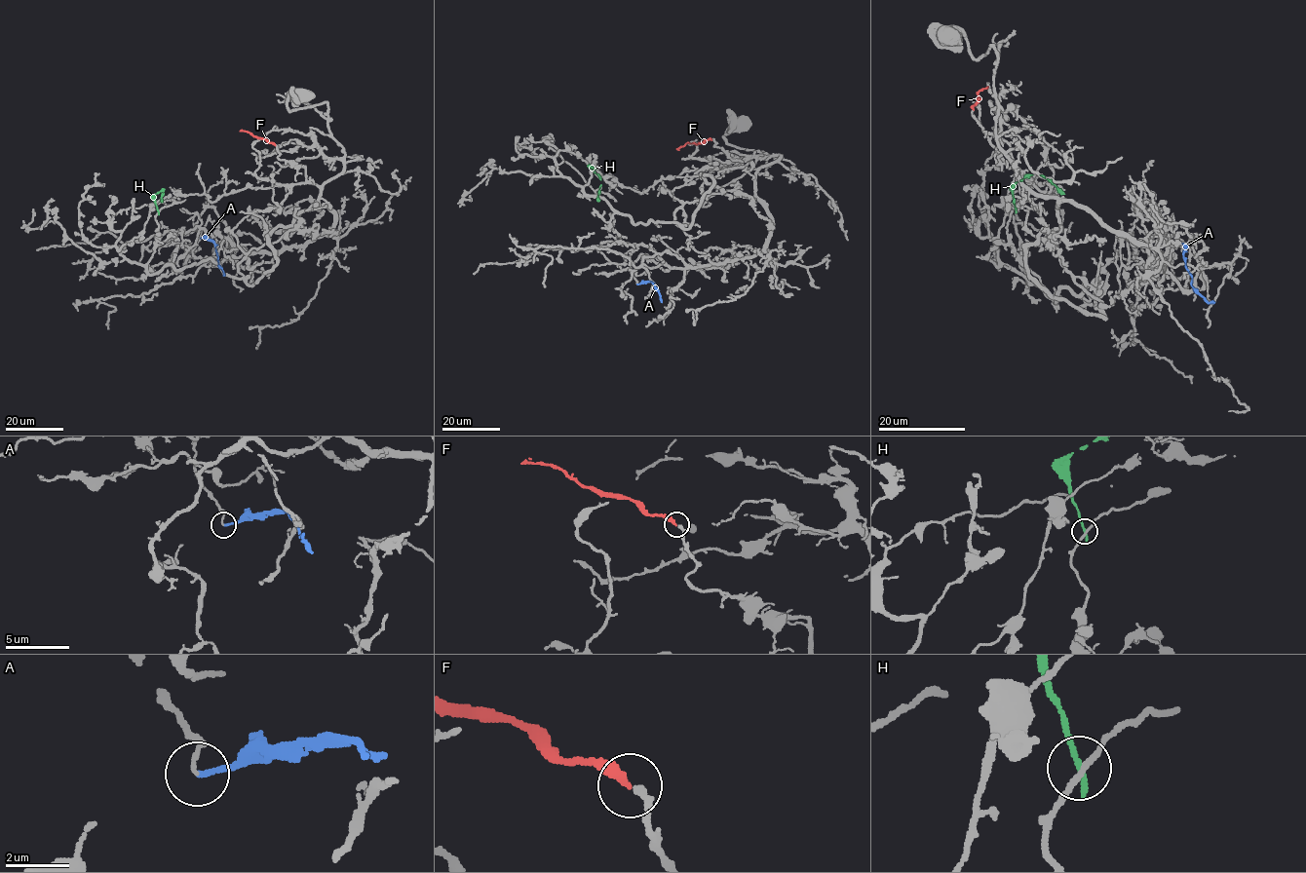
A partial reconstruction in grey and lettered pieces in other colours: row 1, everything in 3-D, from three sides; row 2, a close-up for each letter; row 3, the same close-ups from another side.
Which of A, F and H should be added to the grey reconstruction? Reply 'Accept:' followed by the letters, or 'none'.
Accept: F

